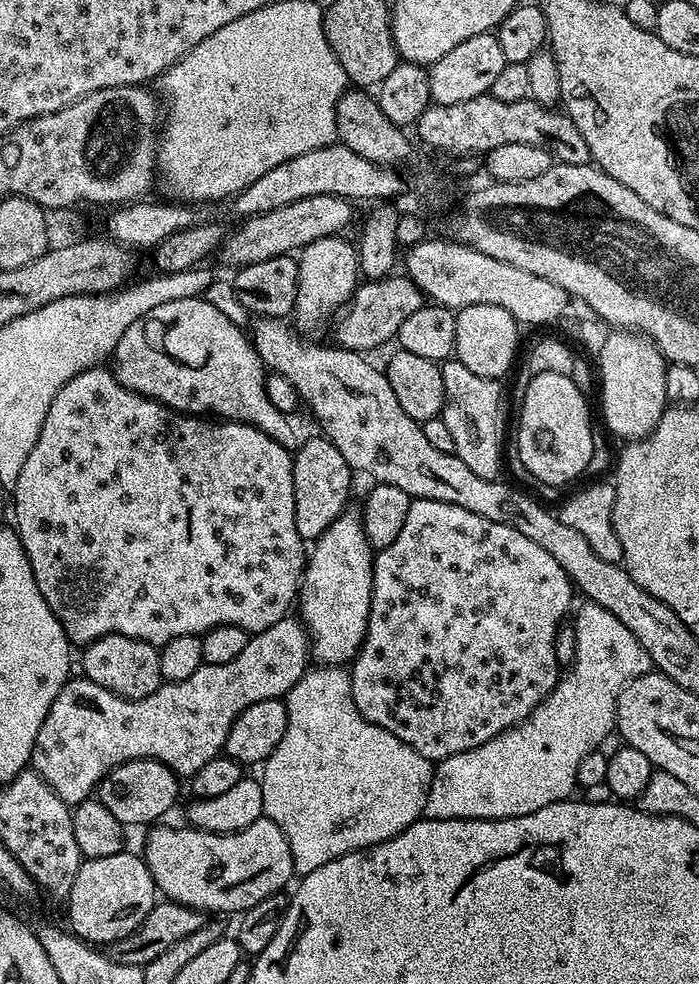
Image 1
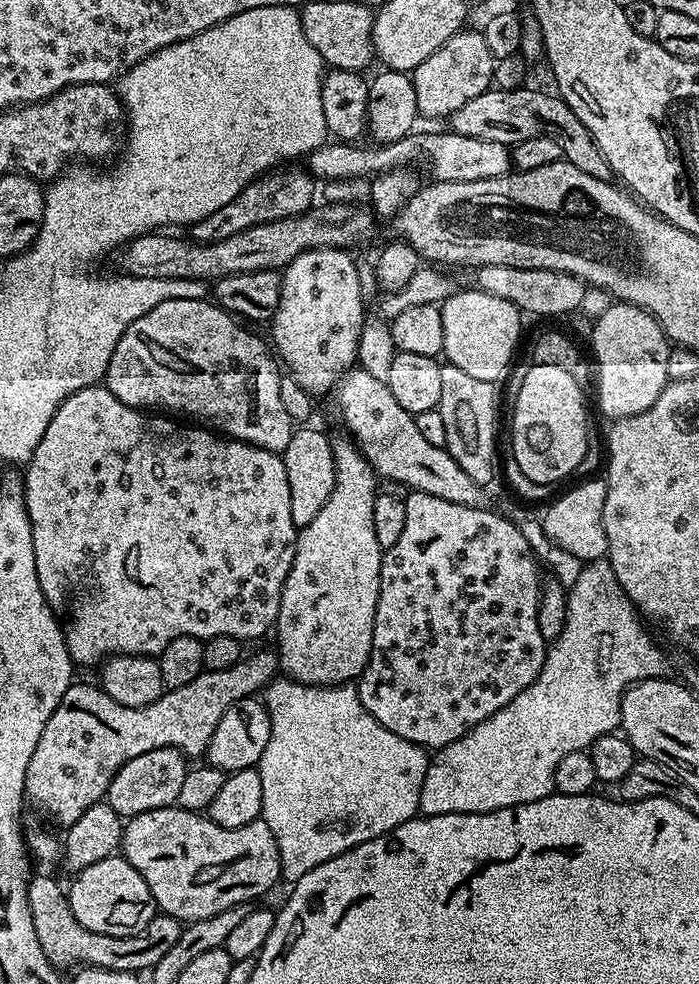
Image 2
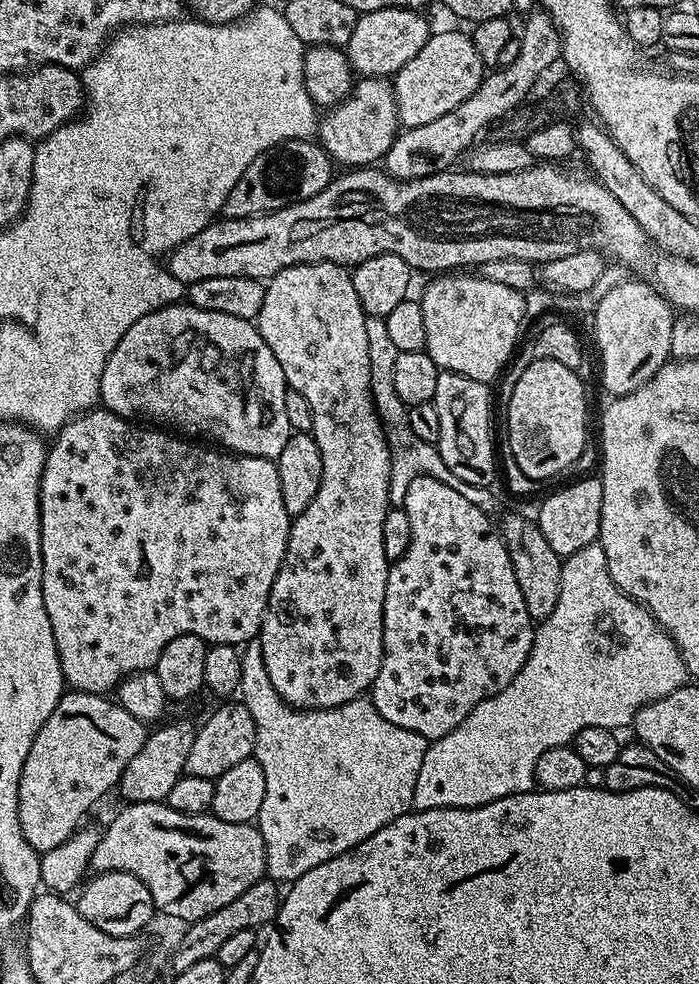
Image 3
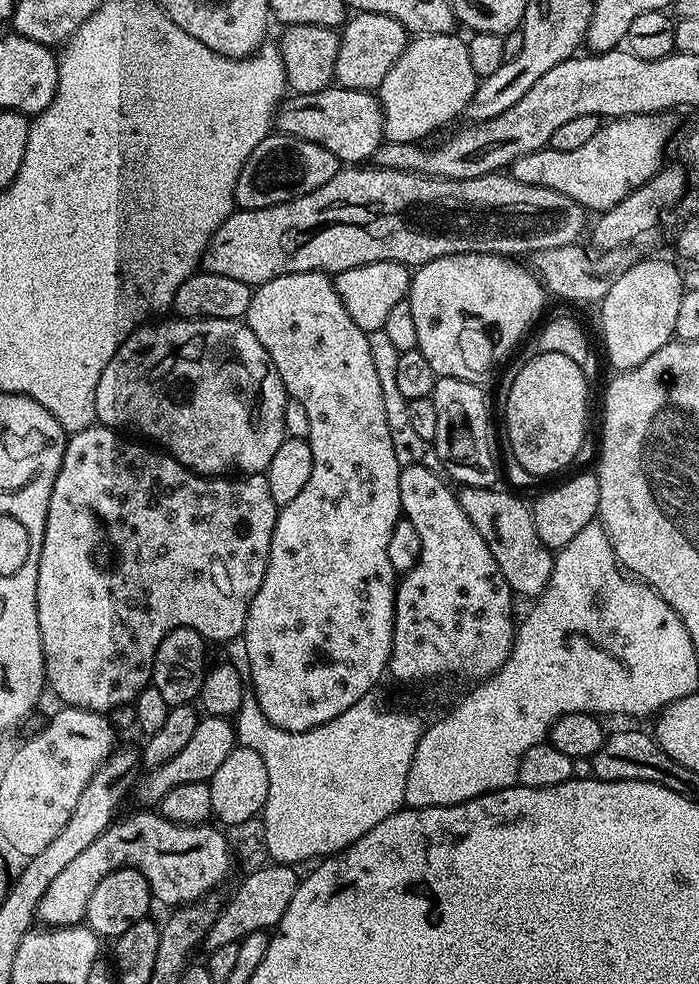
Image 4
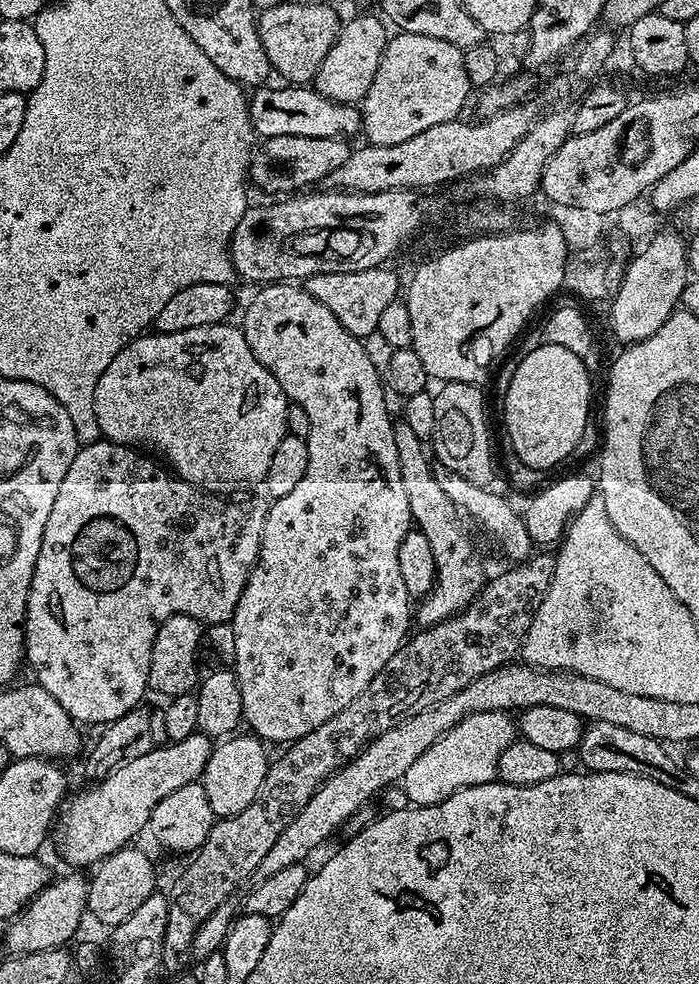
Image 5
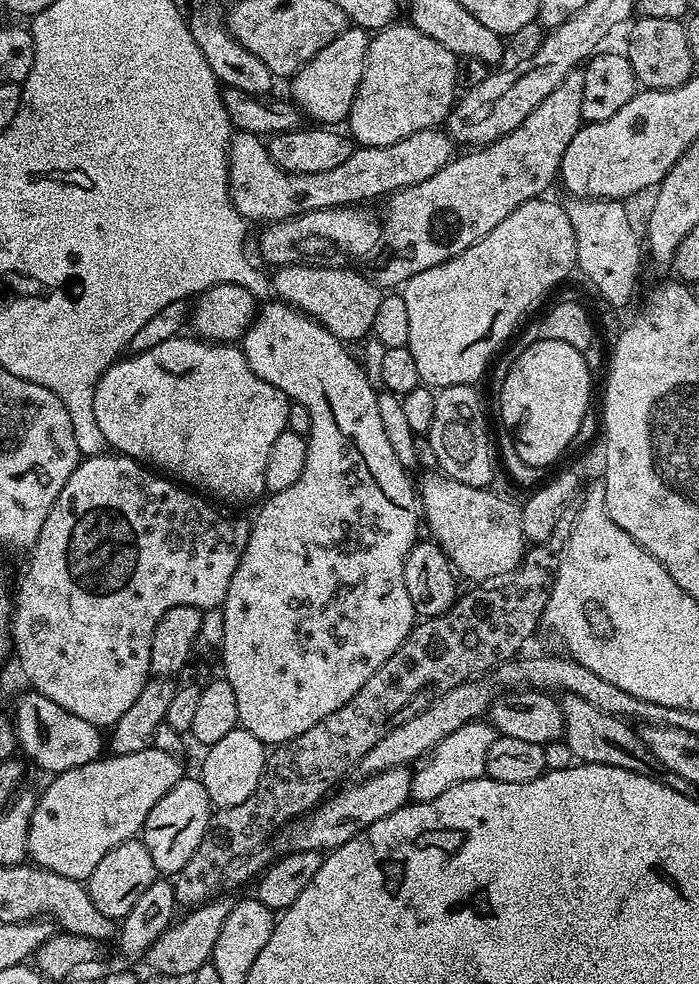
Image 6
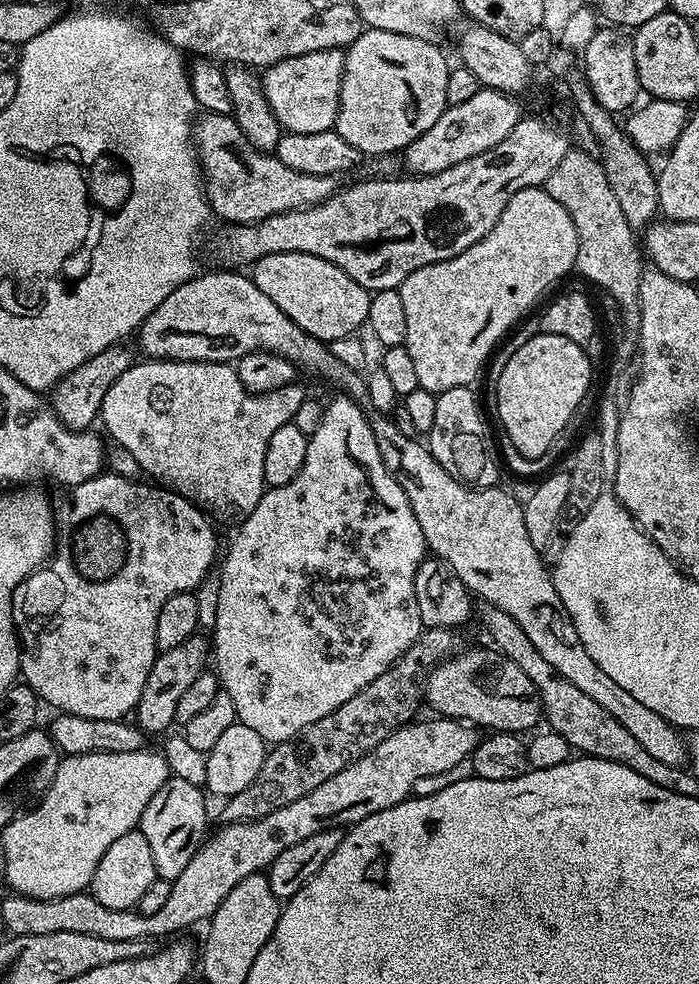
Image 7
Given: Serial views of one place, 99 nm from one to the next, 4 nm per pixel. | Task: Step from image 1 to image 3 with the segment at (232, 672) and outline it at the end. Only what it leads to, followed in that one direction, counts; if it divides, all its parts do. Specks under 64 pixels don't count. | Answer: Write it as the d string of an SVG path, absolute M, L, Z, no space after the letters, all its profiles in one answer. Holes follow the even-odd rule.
M65 691L58 706L54 706L54 714L50 714L42 730L38 730L34 746L30 746L30 754L26 754L18 782L18 822L22 822L26 842L30 842L38 853L43 854L60 846L81 827L80 819L111 788L113 791L119 785L126 766L130 766L130 758L134 758L146 742L149 729L145 721L134 718L134 714L122 710L119 702L108 699L107 695L98 692Z

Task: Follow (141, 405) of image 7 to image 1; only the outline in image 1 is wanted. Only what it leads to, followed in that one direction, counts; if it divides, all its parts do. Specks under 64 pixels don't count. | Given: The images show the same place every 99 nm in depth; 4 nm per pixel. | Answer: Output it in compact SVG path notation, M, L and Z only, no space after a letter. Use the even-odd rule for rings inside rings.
M178 298L178 302L162 302L162 306L154 306L150 314L142 314L142 318L138 318L138 322L134 322L134 326L122 334L116 347L116 381L159 404L176 409L177 413L211 414L224 422L249 424L274 438L274 442L285 446L295 445L296 432L288 421L291 419L280 412L266 394L266 369L252 346L249 333L245 329L243 332L218 305L204 299L208 298Z

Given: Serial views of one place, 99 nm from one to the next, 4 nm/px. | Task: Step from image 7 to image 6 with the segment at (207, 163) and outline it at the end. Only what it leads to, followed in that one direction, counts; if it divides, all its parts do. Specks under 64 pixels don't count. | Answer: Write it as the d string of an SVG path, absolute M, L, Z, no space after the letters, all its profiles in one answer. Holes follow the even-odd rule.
M439 127L427 128L418 130L402 138L402 142L394 142L390 146L353 147L350 158L334 166L334 170L318 170L318 174L294 174L282 170L272 161L267 143L257 133L237 131L232 137L232 143L228 145L228 192L232 196L232 204L245 221L289 220L291 216L301 216L314 210L360 206L368 202L364 200L374 200L378 196L387 198L400 188L409 188L418 182L426 182L430 174L438 174L442 166L446 166L454 159L452 148L454 149L454 141L447 131Z

